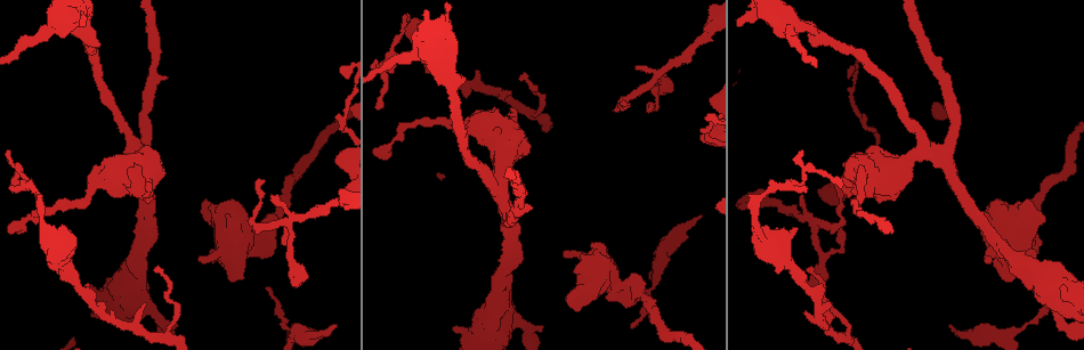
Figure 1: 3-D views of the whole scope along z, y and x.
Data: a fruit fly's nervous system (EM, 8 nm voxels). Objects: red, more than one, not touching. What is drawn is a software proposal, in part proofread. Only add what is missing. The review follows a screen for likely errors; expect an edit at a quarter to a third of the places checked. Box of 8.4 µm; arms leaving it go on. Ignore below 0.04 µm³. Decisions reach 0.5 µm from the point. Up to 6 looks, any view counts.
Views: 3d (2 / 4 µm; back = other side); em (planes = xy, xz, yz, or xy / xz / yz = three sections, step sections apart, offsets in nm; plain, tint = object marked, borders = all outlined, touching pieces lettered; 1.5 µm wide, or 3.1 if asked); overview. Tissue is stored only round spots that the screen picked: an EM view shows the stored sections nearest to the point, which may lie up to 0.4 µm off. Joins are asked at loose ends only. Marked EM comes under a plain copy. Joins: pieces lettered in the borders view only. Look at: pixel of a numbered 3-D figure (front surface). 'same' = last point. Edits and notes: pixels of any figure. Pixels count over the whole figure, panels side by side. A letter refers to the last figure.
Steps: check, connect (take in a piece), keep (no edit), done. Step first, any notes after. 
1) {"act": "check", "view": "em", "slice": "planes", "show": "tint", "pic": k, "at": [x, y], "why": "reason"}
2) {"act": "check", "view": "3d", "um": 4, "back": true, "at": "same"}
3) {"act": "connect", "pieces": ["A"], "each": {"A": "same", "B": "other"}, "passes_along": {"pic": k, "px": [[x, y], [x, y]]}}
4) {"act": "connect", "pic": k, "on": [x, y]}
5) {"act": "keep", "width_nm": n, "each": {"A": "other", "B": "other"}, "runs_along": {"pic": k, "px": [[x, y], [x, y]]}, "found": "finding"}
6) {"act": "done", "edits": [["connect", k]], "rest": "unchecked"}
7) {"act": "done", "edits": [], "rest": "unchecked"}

{"act": "check", "view": "em", "slice": "xz", "step": 8, "show": "tint", "pic": 1, "at": [700, 217], "why": "branch stops here"}

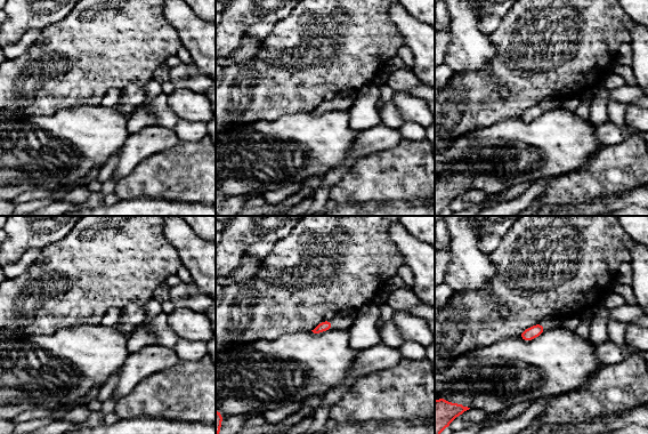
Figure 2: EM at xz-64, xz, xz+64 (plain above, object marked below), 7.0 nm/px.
{"act": "check", "view": "em", "slice": "planes", "show": "borders", "at": "same", "why": "another direction"}

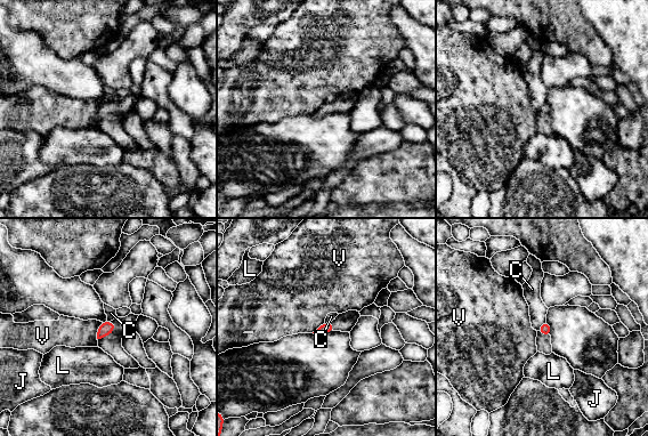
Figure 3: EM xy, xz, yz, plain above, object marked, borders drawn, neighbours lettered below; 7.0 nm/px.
{"act": "keep", "each": {"C": "other", "J": "other", "L": "other", "V": "other"}, "border": {"pic": 3, "px": [[545, 321], [537, 330]]}, "found": "none of them fits"}

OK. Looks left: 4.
{"act": "check", "view": "3d", "um": 4, "pic": 1, "at": [267, 287], "why": "an open end"}

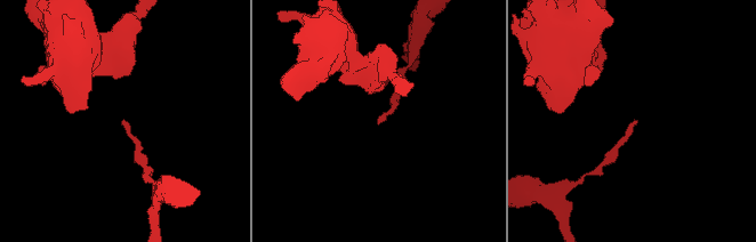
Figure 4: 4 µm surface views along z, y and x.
{"act": "check", "view": "em", "slice": "planes", "show": "borders", "pic": 4, "at": [377, 122]}

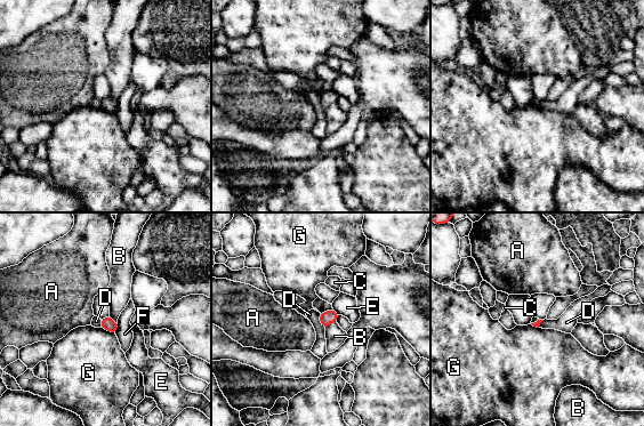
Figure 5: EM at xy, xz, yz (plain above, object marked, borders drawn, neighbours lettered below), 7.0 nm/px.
{"act": "keep", "longest_contact_nm": ["D", 130], "each": {"A": "other", "B": "other", "C": "other", "D": "other", "E": "other", "F": "other", "G": "other"}, "found": "no lettered piece goes on from it"}

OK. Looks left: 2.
{"act": "check", "view": "em", "slice": "planes", "show": "borders", "pic": 1, "at": [264, 182], "why": "thin end"}

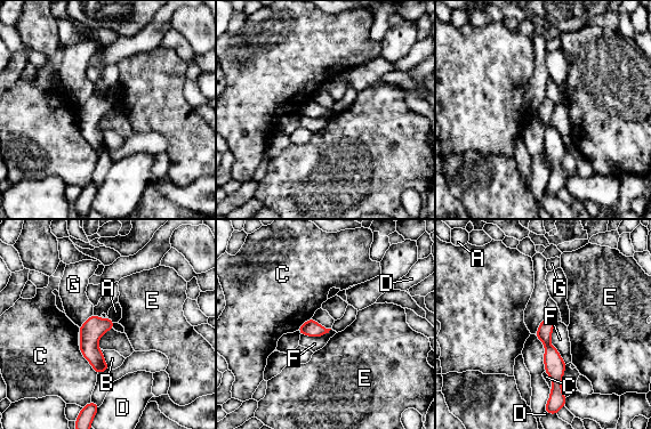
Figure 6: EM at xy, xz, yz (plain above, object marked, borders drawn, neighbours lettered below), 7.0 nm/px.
{"act": "keep", "each": {"A": "other", "B": "other", "C": "other", "D": "other", "E": "other", "F": "other", "G": "other"}, "runs_along": {"pic": 6, "px": [[546, 321], [556, 395]]}, "found": "no lettered piece goes on from it"}

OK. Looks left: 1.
{"act": "done", "edits": [], "rest": "unchecked"}

